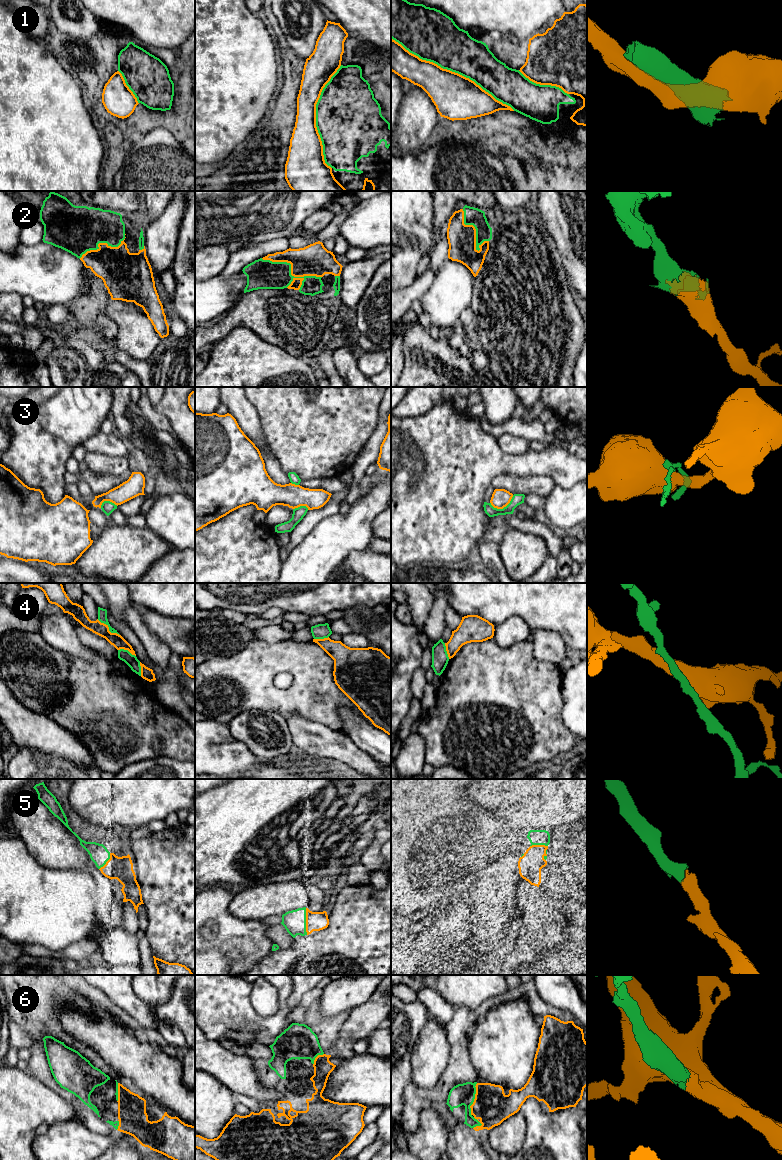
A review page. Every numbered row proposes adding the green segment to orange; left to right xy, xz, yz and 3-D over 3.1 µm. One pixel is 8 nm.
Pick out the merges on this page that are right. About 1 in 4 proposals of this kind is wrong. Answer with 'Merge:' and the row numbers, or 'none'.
Merge: 2, 5, 6

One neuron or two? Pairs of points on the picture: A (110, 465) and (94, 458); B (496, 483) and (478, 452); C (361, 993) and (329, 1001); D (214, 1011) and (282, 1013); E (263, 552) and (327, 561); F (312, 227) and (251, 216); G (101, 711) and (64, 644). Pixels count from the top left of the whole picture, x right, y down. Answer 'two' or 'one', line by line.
A: one
B: two
C: one
D: one
E: two
F: two
G: two

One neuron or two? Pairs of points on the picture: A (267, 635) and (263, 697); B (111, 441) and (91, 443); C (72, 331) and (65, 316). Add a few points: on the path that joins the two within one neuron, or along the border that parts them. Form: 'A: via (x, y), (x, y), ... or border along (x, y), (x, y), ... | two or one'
A: border along (289, 638), (283, 641), (272, 642), (255, 641) | two
B: via (106, 443), (96, 443) | one
C: border along (73, 321), (51, 326) | two

